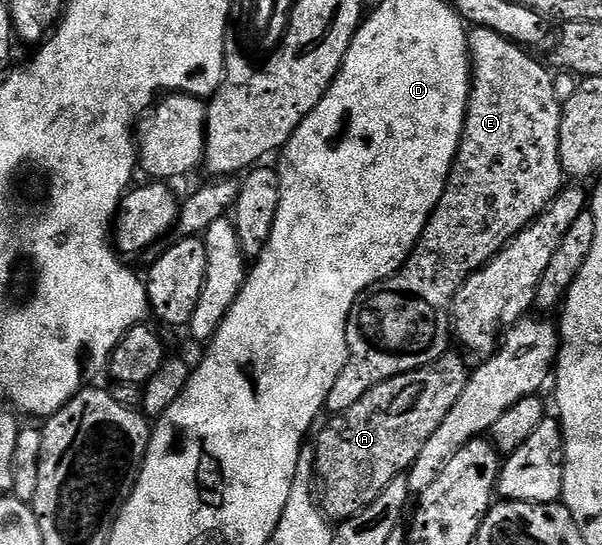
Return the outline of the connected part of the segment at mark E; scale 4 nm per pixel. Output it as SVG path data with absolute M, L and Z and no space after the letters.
M471 26L468 31L468 38L472 56L470 103L466 107L466 124L462 130L462 140L458 146L450 176L446 178L446 188L436 205L436 209L430 214L430 221L422 231L422 236L418 239L418 244L414 246L414 252L410 254L405 265L395 275L387 275L380 282L369 287L359 297L357 303L354 304L354 308L350 310L350 319L346 322L346 364L340 373L340 377L336 377L336 385L332 385L332 393L328 393L326 398L325 410L327 412L330 411L329 414L331 416L339 415L348 409L352 409L352 405L356 405L356 401L360 401L360 397L364 397L364 393L368 393L376 385L380 385L397 375L427 367L428 364L435 363L441 355L447 354L449 347L446 346L449 345L450 339L452 343L454 298L464 285L464 281L468 281L468 277L475 275L485 263L490 262L490 260L500 254L513 241L515 235L519 235L529 223L534 222L546 210L550 202L557 197L559 191L563 190L564 176L560 165L560 117L562 116L563 102L556 97L556 89L554 88L555 76L552 74L551 68L549 66L546 68L544 64L537 63L530 56L533 54L527 48L518 46L511 39L505 39L503 35L496 33L492 29Z

